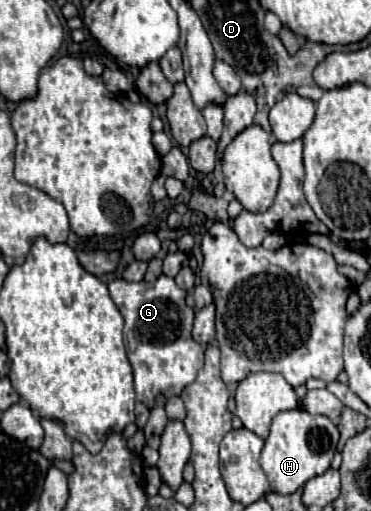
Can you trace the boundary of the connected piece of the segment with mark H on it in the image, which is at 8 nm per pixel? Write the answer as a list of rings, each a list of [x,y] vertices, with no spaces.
[[[303,410],[279,412],[273,418],[271,434],[265,440],[259,458],[261,468],[269,478],[271,490],[277,494],[293,494],[295,490],[303,488],[309,478],[329,470],[337,442],[339,442],[339,430],[329,418],[311,416]]]

